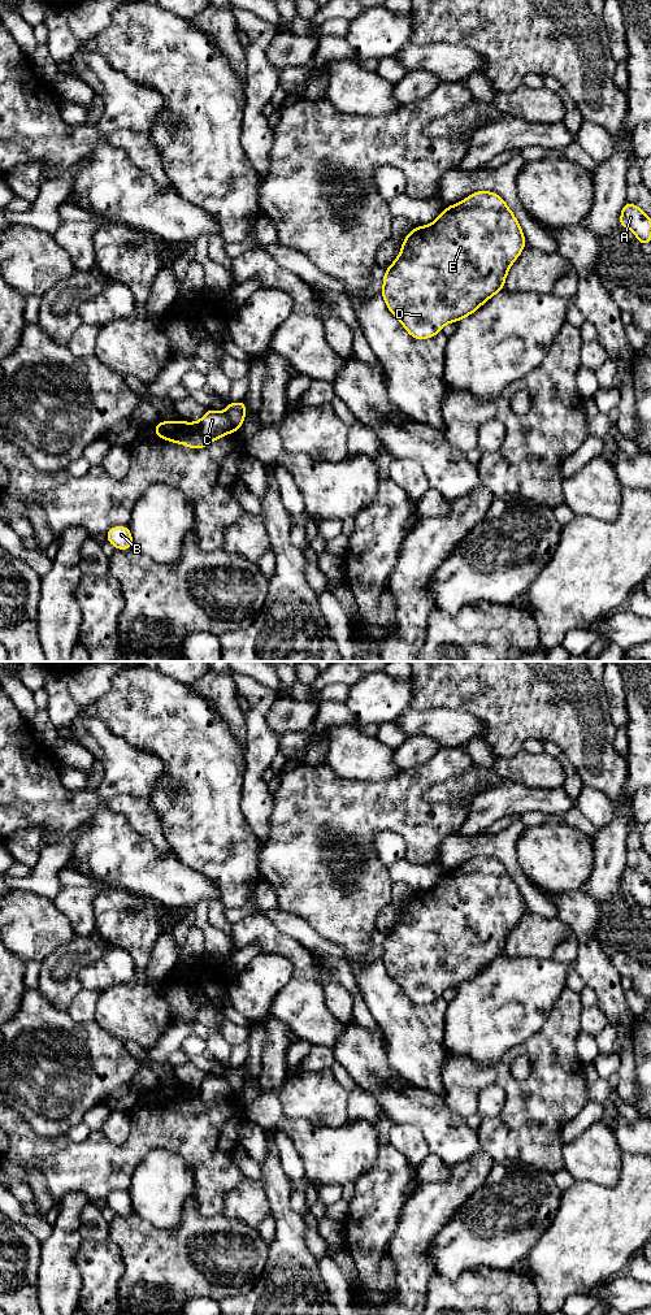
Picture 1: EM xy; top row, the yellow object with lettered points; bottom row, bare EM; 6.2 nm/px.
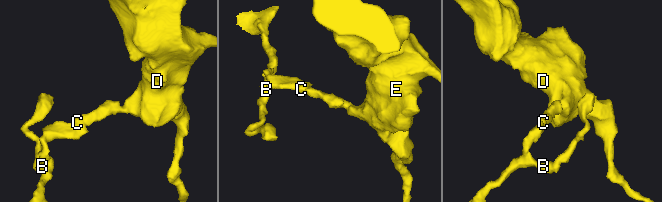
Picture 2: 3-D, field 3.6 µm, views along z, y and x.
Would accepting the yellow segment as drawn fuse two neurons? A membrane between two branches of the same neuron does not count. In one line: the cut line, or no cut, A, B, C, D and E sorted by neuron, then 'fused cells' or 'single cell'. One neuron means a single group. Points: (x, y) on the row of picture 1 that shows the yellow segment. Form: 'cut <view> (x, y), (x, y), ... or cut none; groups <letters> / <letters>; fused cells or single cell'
cut xy (224, 413), (234, 430); groups A D E / B C; fused cells

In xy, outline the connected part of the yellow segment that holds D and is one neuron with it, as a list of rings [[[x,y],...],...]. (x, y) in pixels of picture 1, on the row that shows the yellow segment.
[[[477,191],[463,201],[446,207],[434,222],[412,229],[403,240],[399,256],[386,270],[381,294],[389,311],[412,338],[429,339],[442,331],[448,322],[470,316],[502,291],[511,265],[525,247],[525,235],[505,201],[495,192]]]

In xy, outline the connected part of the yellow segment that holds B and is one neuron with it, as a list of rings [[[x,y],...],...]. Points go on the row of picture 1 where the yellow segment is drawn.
[[[114,526],[107,531],[107,541],[116,550],[129,550],[133,547],[133,535],[127,526]]]

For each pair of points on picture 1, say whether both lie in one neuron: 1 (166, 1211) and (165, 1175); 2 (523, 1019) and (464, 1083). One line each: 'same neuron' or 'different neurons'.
1: same neuron
2: different neurons

